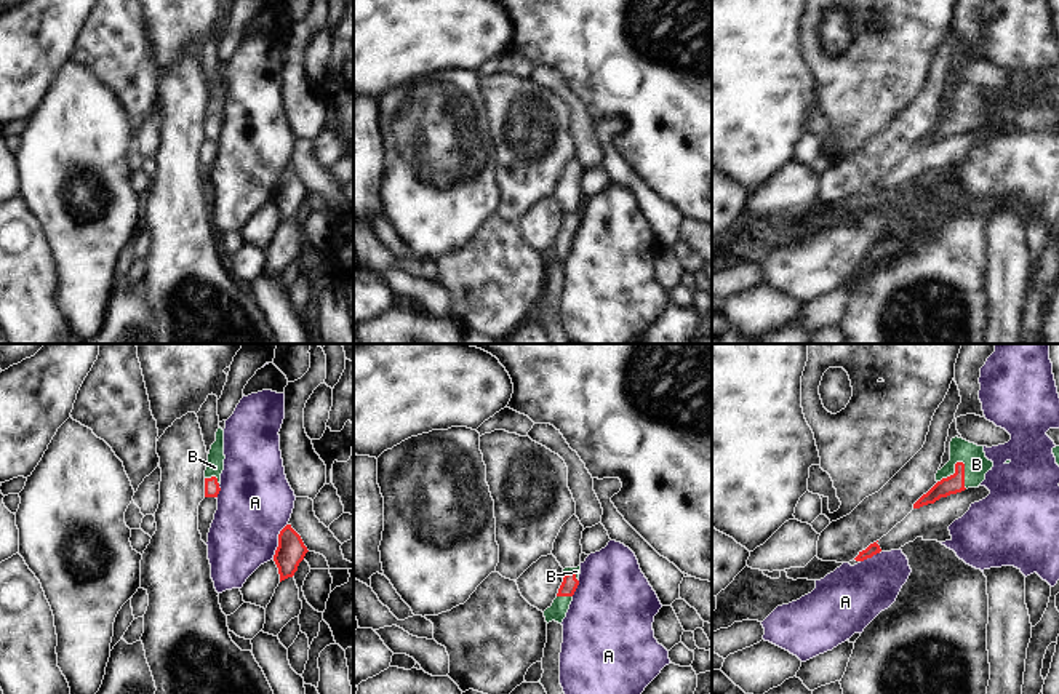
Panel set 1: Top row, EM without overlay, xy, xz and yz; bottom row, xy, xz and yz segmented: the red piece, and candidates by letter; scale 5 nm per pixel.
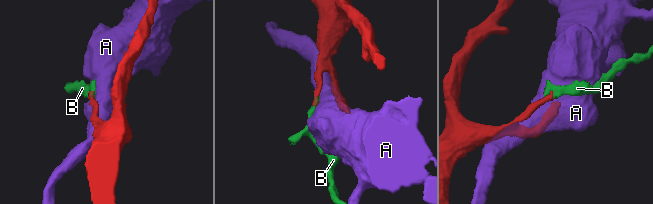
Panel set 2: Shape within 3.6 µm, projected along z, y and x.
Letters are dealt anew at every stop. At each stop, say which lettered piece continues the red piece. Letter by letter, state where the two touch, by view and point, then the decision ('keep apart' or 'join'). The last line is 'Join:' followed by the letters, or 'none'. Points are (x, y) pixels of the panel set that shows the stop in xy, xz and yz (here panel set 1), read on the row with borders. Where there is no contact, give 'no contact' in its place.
A: xy (279, 541) | keep apart
B: yz (955, 472) | join
Join: B

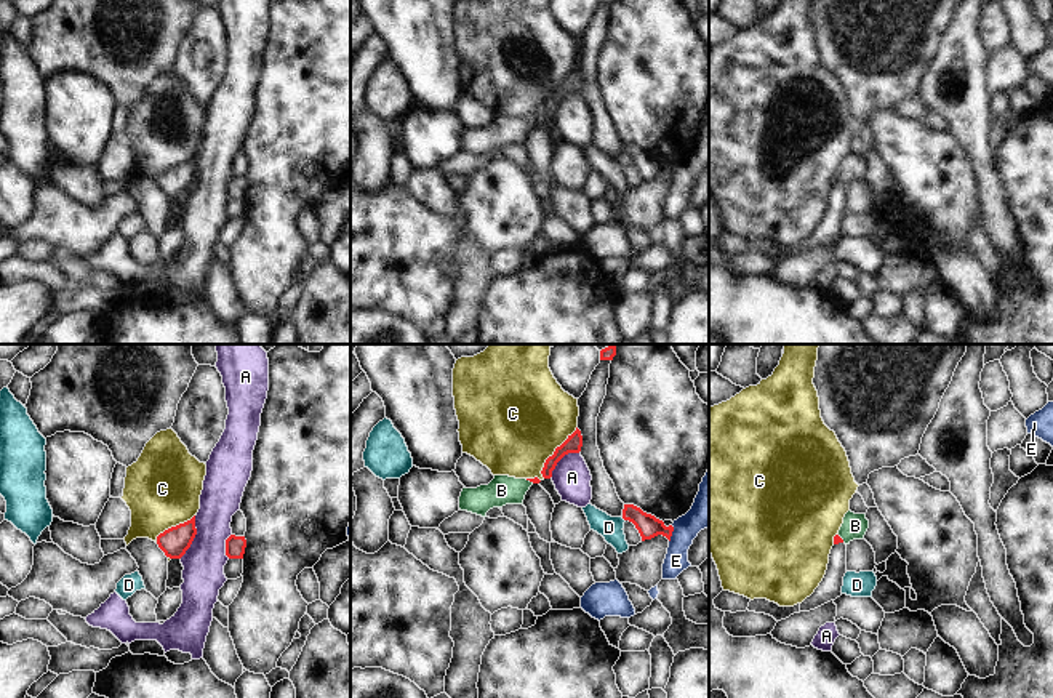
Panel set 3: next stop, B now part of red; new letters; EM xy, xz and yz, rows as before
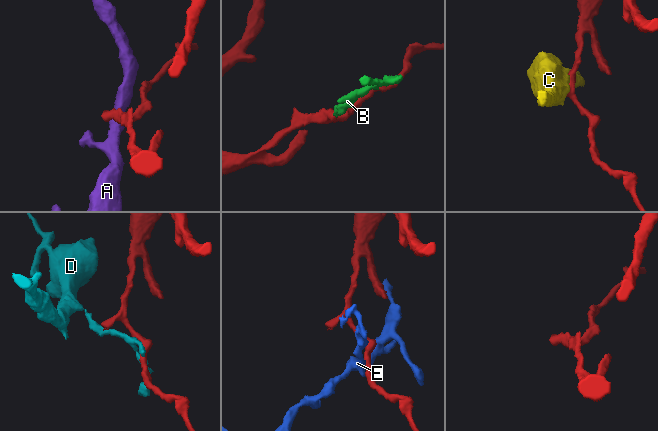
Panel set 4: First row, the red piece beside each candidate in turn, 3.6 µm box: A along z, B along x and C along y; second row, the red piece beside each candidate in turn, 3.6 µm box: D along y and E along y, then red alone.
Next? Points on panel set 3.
A: xy (194, 537) | keep apart
B: xz (530, 481) | join
C: xz (554, 452) | keep apart
D: no contact | keep apart
E: xz (671, 533) | keep apart
Join: B

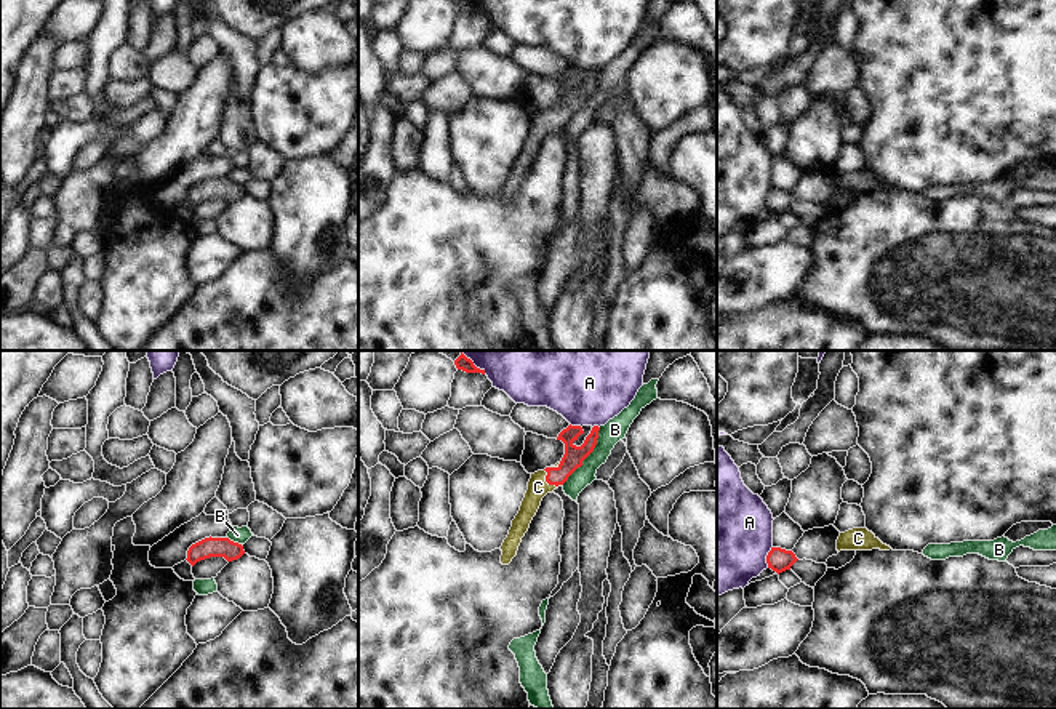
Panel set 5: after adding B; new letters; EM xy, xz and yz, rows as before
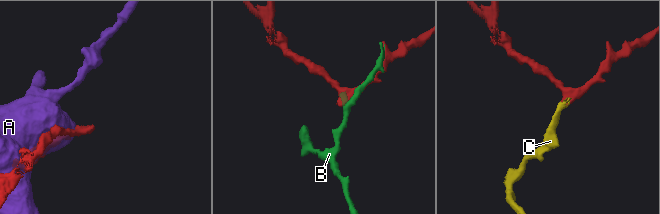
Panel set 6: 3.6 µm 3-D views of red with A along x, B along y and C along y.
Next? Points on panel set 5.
A: yz (767, 557) | keep apart
B: xz (588, 455) | keep apart
C: xz (548, 482) | join
Join: C

